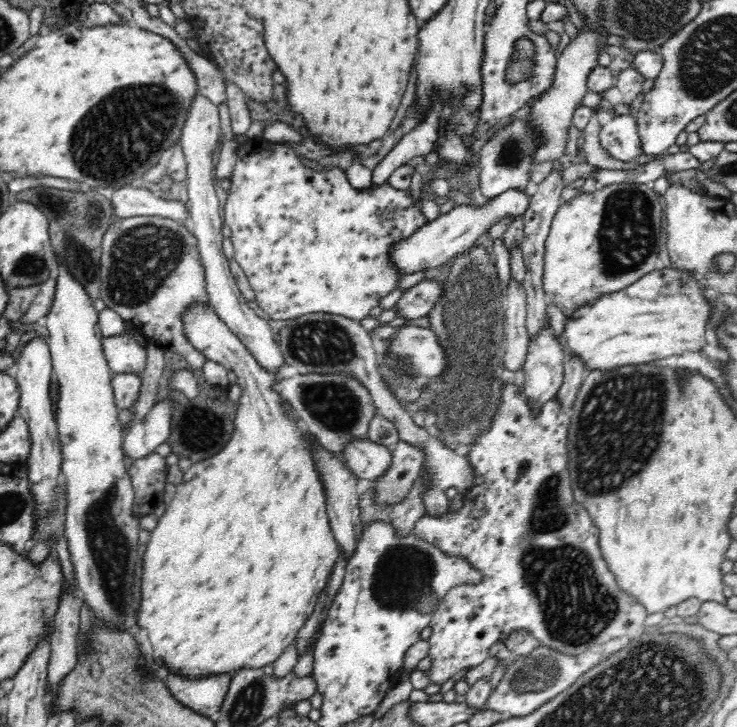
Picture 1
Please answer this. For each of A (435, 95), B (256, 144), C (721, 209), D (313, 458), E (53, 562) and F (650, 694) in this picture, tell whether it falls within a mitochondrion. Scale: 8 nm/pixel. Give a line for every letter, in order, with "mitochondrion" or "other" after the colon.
A: other
B: other
C: other
D: other
E: other
F: mitochondrion

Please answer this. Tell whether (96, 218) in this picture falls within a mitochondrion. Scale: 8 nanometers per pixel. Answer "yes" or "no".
yes

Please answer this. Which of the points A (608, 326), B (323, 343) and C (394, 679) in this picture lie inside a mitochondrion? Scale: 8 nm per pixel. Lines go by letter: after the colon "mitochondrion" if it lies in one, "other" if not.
A: other
B: mitochondrion
C: other

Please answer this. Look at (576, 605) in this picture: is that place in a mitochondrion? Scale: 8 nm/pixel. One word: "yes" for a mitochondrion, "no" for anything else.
yes

